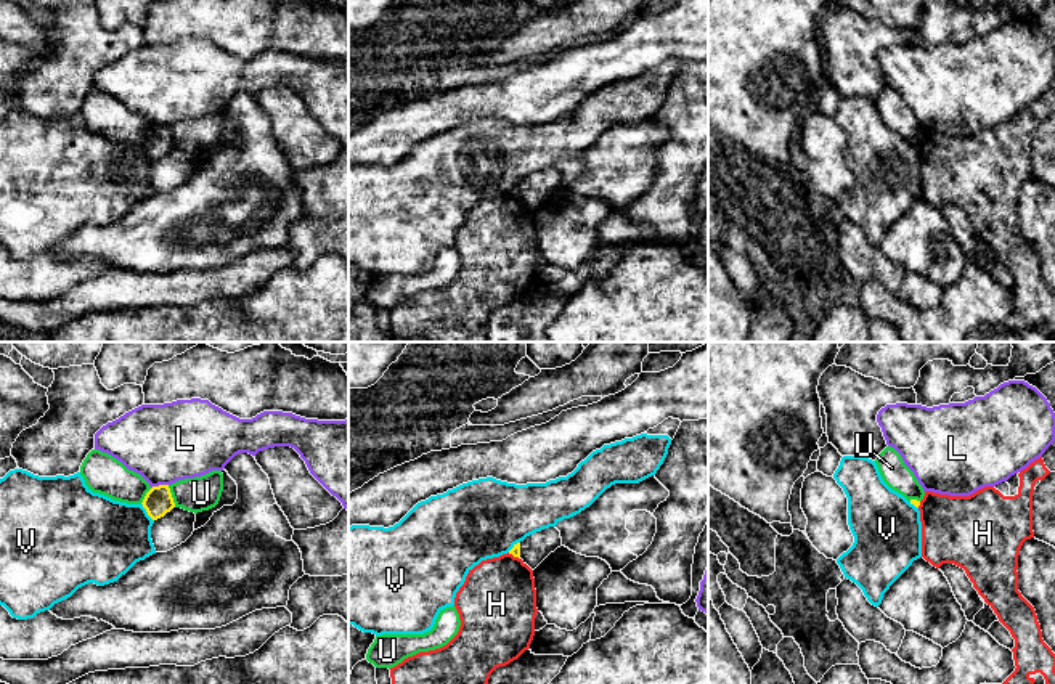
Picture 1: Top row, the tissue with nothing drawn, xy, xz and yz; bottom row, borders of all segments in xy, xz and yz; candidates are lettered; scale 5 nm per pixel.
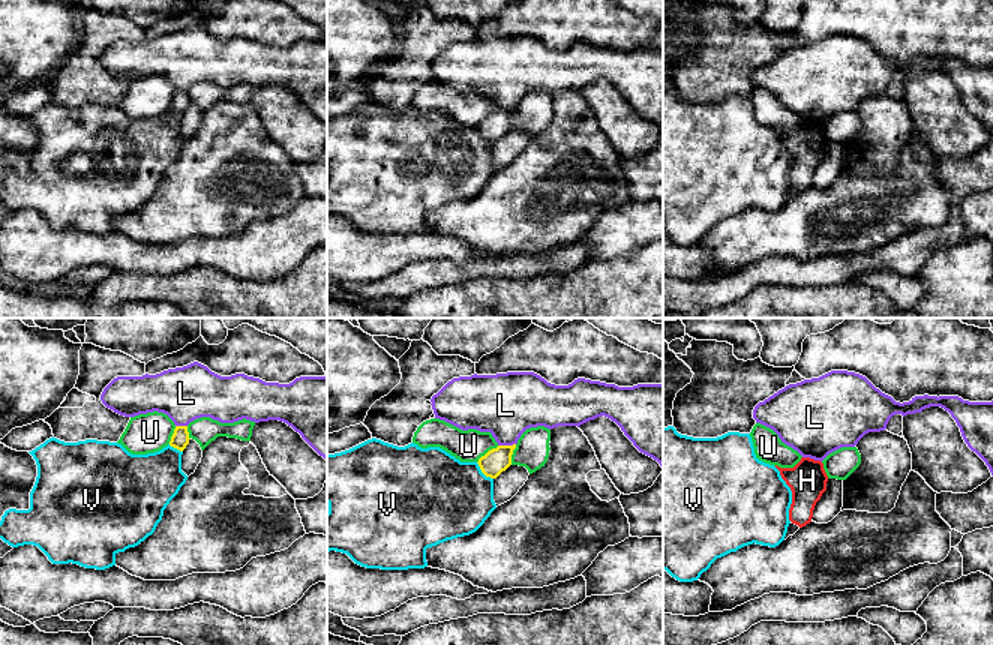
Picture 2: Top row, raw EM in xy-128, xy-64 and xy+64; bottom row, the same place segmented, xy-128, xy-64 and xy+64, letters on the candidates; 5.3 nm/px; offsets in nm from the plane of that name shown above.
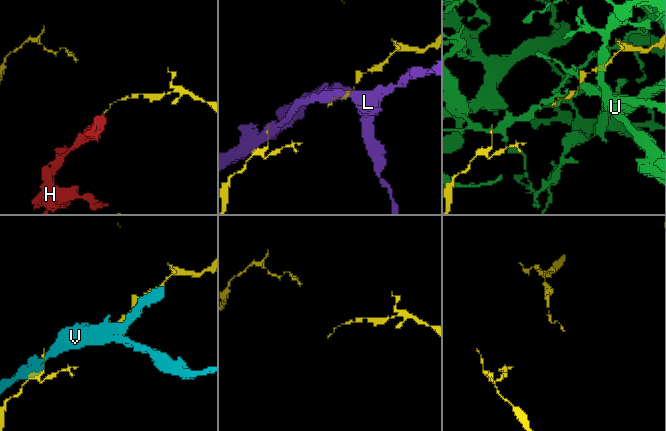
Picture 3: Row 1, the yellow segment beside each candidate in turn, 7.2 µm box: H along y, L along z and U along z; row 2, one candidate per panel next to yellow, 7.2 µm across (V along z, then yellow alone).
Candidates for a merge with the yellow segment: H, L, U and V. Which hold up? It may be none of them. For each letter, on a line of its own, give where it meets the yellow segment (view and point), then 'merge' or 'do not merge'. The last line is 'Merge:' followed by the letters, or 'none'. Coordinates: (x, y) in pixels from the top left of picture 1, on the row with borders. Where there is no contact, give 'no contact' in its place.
H: xz (514, 556) | do not merge
L: xy (159, 485) | do not merge
U: xy (171, 496) | do not merge
V: xy (146, 511) | do not merge
Merge: none

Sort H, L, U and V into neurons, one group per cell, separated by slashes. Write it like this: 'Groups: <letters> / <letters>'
Groups: H / L / U / V

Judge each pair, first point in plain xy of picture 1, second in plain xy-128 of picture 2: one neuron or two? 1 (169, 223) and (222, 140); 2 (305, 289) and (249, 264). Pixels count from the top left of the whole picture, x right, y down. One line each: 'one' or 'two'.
1: one
2: two

